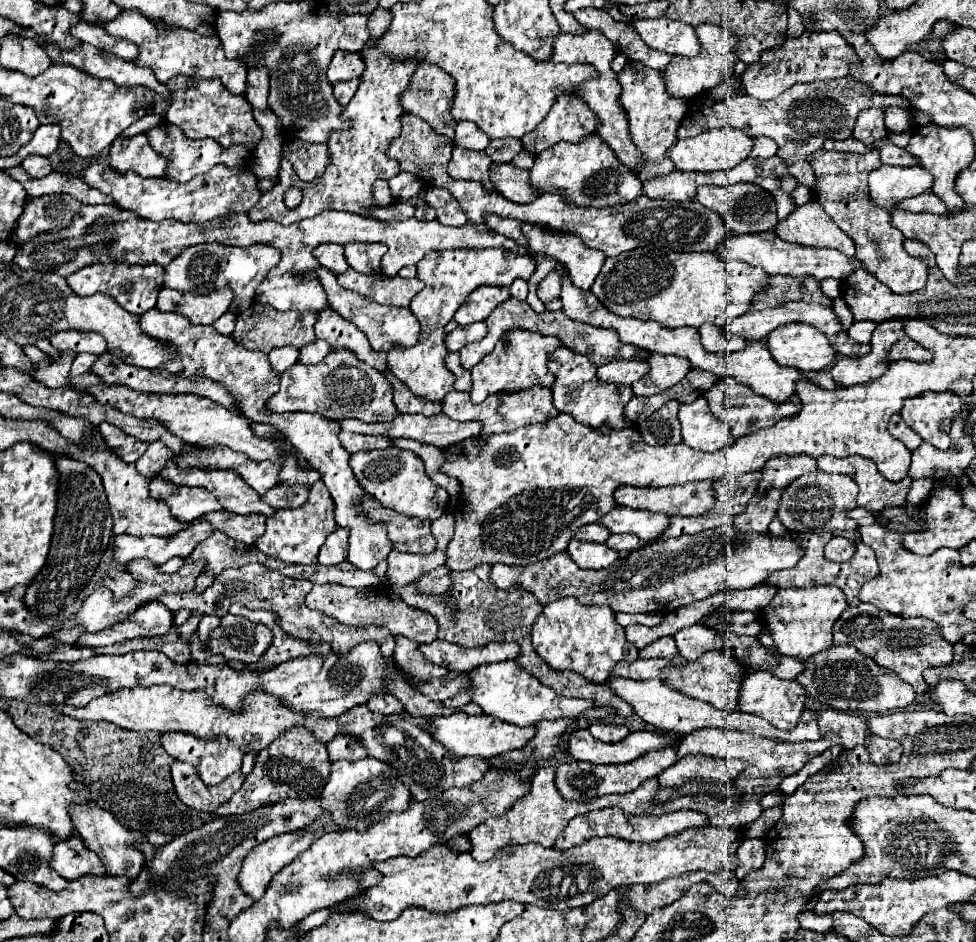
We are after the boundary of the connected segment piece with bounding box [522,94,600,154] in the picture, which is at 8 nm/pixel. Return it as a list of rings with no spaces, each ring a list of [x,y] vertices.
[[[560,94],[548,112],[548,120],[540,122],[532,132],[528,132],[522,138],[522,144],[528,152],[540,154],[560,140],[580,142],[586,136],[596,134],[596,126],[600,126],[600,120],[582,98],[566,98]]]

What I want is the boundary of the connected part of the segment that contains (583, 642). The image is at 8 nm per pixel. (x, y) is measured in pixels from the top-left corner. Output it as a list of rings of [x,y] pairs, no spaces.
[[[560,598],[544,606],[544,612],[532,626],[534,650],[554,670],[574,670],[586,680],[606,682],[618,662],[638,660],[638,650],[624,638],[624,628],[616,622],[608,606],[584,606],[576,598]]]

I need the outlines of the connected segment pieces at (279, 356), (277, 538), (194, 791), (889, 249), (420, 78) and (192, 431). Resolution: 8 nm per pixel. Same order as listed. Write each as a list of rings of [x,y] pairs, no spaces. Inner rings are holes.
[[[284,346],[284,348],[280,348],[280,350],[272,350],[272,352],[268,354],[268,358],[270,358],[270,362],[272,362],[272,368],[274,368],[278,374],[282,374],[288,366],[296,364],[296,354],[298,354],[296,348],[290,348],[290,346],[286,348],[286,346]],[[290,352],[294,354],[294,356],[292,356],[294,360],[290,360],[290,356],[286,356],[286,354],[290,354]]]
[[[316,482],[310,490],[310,498],[304,506],[292,510],[284,508],[278,510],[272,518],[266,520],[266,532],[256,540],[256,548],[264,552],[266,556],[280,558],[284,562],[294,562],[294,564],[316,564],[318,562],[318,550],[324,544],[326,536],[336,530],[334,522],[334,500],[324,486],[324,482]]]
[[[174,760],[170,764],[170,774],[172,774],[176,796],[188,808],[194,808],[200,812],[216,812],[216,808],[220,804],[228,802],[232,798],[232,794],[236,790],[240,790],[240,786],[246,780],[242,772],[234,772],[224,782],[220,782],[216,786],[206,786],[200,780],[200,776],[196,774],[196,768],[188,766],[186,762],[180,762],[180,760]]]
[[[824,148],[808,156],[808,162],[816,176],[814,198],[832,216],[834,224],[854,240],[856,258],[860,258],[868,272],[884,282],[894,294],[910,294],[922,290],[930,266],[904,250],[904,236],[900,234],[900,230],[890,226],[888,210],[876,206],[868,194],[868,174],[882,164],[878,150],[872,150],[868,154],[842,152],[840,156],[842,158],[838,158],[838,152],[830,152]]]
[[[422,62],[420,68],[416,70],[416,74],[410,80],[410,88],[402,94],[400,102],[404,106],[404,112],[410,112],[410,114],[416,114],[416,116],[424,118],[438,134],[444,134],[444,136],[448,136],[454,142],[456,120],[450,114],[452,98],[456,94],[454,88],[456,88],[456,82],[452,82],[452,76],[448,76],[444,70],[440,70],[432,62]]]
[[[104,384],[86,388],[86,394],[96,398],[100,404],[108,404],[124,414],[156,420],[162,426],[166,426],[172,434],[176,434],[180,440],[190,442],[190,444],[198,444],[206,448],[214,444],[224,444],[236,452],[248,454],[248,458],[256,462],[262,462],[262,460],[276,462],[280,458],[278,442],[256,438],[252,434],[250,422],[244,416],[226,410],[224,406],[212,402],[210,398],[200,398],[194,394],[140,394],[140,392],[128,390],[126,386],[104,386]]]

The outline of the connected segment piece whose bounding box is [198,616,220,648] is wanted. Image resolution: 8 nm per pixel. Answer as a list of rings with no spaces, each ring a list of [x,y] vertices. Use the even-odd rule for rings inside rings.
[[[202,616],[202,618],[200,618],[198,632],[200,632],[200,640],[202,640],[202,646],[204,646],[204,648],[206,648],[208,632],[212,632],[218,624],[220,624],[220,618],[216,618],[216,616]]]

